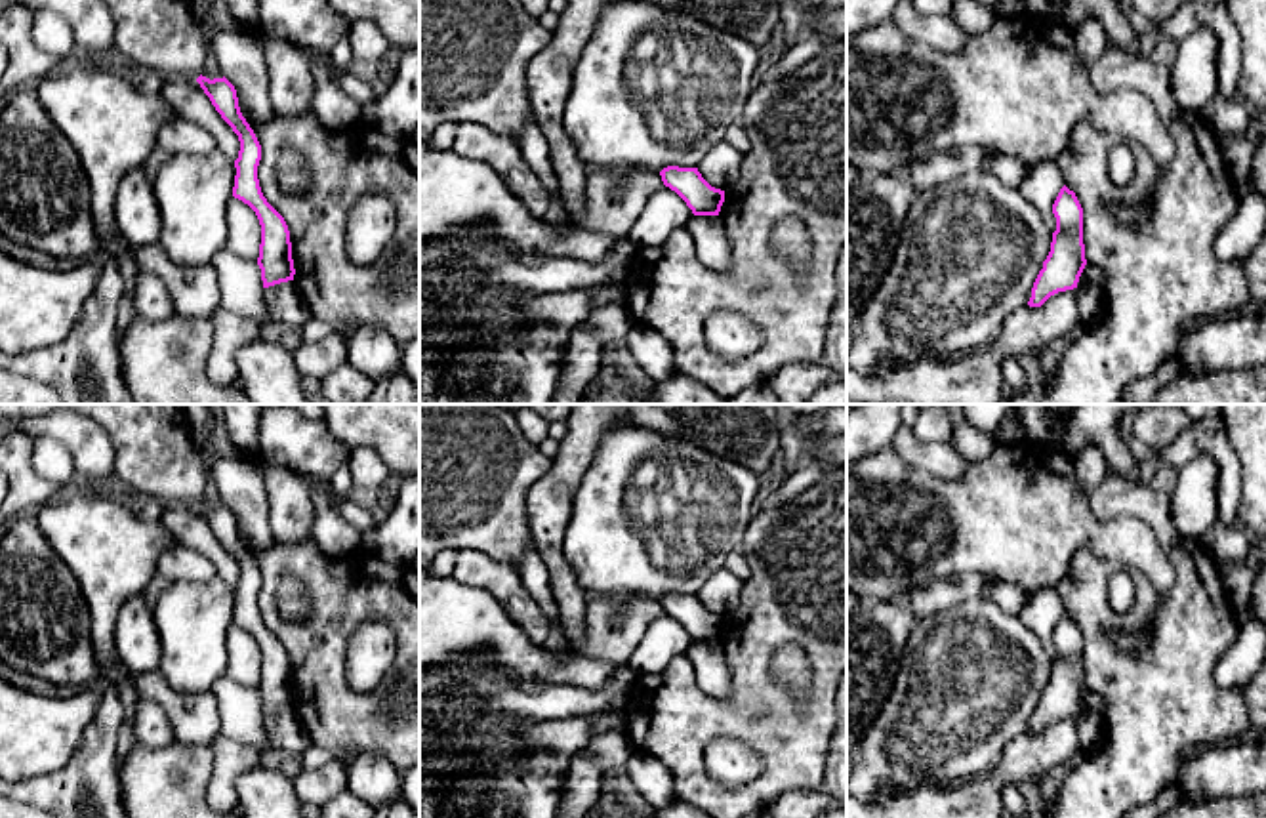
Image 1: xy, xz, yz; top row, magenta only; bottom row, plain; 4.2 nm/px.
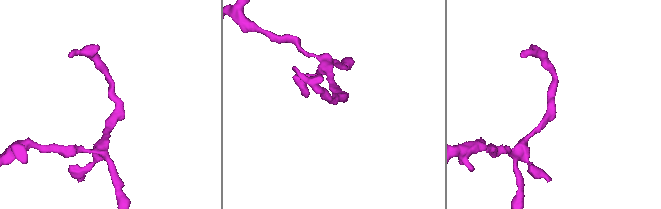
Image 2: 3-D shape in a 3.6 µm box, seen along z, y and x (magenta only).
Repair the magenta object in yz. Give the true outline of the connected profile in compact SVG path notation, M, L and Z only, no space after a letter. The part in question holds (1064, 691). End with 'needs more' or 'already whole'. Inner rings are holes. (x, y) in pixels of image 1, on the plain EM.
M1066 612L1052 631L1052 641L1056 644L1056 658L1052 660L1051 679L1033 709L1030 734L1041 734L1051 723L1077 715L1087 692L1083 635L1075 620Z | already whole

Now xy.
M200 501L196 509L240 568L238 585L235 587L236 603L233 624L248 631L259 646L261 671L257 692L261 696L263 715L294 707L296 696L292 686L290 658L284 644L261 620L257 606L261 572L240 540L236 517L225 503L210 507Z | already whole

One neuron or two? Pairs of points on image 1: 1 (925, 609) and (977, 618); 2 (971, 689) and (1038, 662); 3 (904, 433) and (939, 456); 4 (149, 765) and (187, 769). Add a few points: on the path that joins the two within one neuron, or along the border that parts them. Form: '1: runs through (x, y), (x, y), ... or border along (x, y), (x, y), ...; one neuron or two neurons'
1: border along (982, 593), (940, 609), (916, 624); two neurons
2: runs through (988, 672), (1000, 666), (1020, 666); one neuron
3: runs through (912, 443), (929, 456); one neuron
4: runs through (159, 769), (178, 769); one neuron

